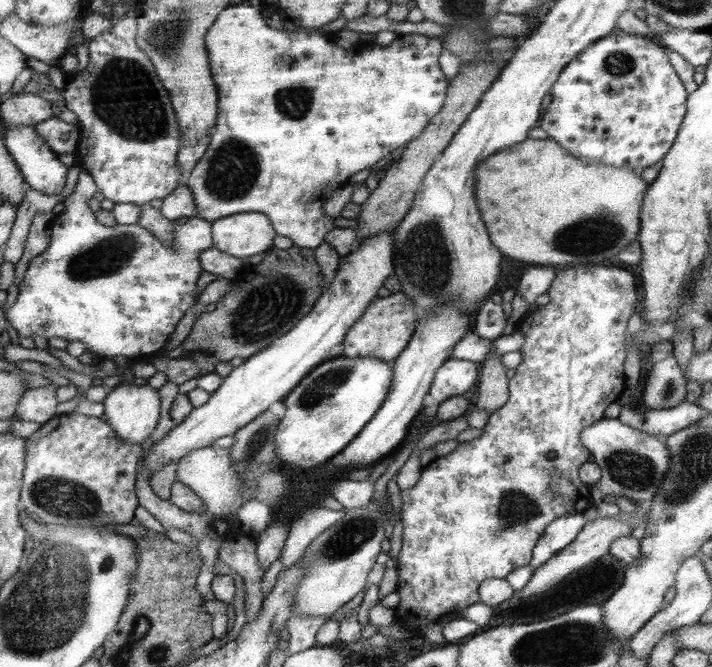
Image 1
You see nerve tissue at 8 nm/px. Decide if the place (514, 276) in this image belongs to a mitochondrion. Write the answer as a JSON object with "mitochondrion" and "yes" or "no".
{"mitochondrion":"no"}

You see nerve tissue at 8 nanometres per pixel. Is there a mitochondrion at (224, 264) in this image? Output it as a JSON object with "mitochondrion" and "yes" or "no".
{"mitochondrion":"no"}

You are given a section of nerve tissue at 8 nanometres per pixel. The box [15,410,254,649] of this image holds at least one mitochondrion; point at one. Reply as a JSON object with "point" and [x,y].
{"point":[60,498]}

